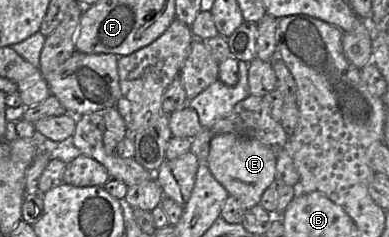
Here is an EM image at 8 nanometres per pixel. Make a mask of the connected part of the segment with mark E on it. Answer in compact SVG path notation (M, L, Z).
M226 133L210 141L207 165L228 194L248 210L259 204L266 189L275 187L276 161L277 154L260 141Z

